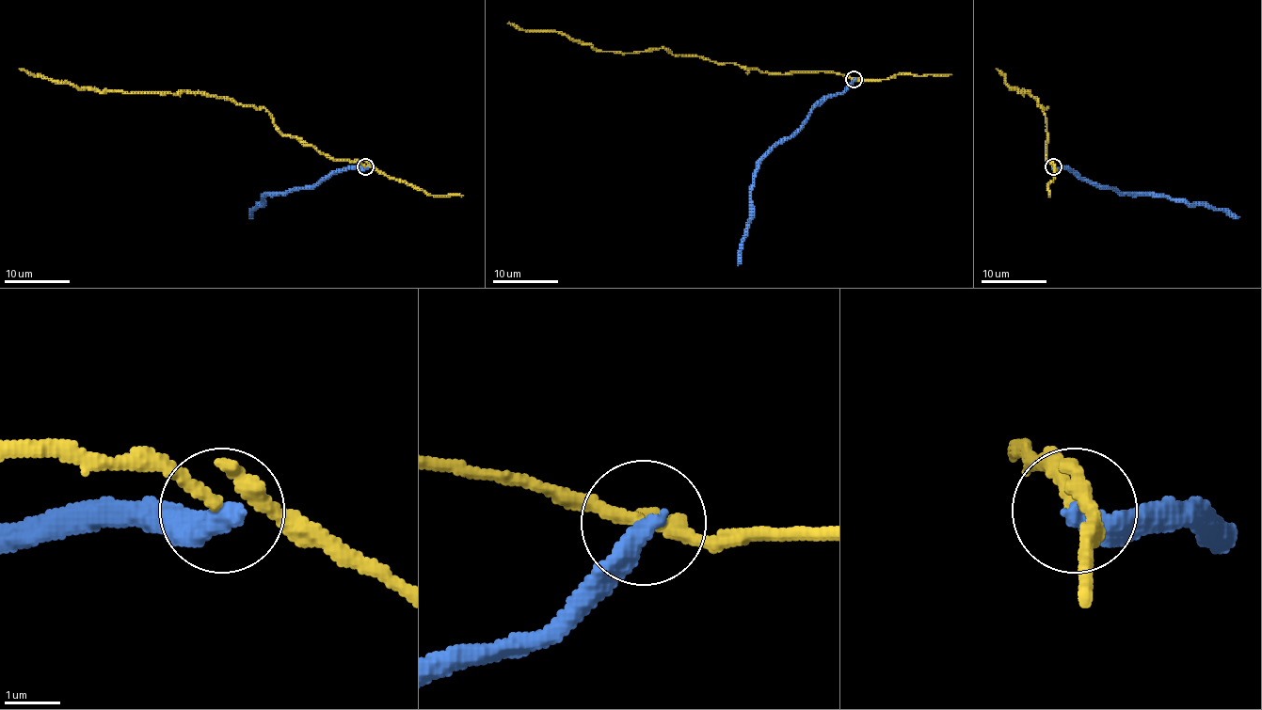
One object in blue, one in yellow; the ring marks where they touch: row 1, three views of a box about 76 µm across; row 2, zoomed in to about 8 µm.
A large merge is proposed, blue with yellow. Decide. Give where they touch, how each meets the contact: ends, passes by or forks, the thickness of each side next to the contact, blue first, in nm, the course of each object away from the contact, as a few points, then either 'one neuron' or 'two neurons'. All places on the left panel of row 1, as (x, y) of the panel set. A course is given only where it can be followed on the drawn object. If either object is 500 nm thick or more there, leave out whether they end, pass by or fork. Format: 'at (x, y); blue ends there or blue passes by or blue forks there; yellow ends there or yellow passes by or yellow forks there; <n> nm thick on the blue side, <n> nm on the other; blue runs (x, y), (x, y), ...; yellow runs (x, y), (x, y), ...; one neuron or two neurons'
at (365, 166); blue ends there; yellow passes by; 440 nm thick on the blue side, 240 nm on the other; blue runs (366, 167), (336, 169), (310, 187), (270, 192), (263, 197), (249, 216); yellow runs (364, 167), (355, 161), (329, 159), (285, 136), (263, 108), (183, 91), (80, 88), (19, 69); two neurons

